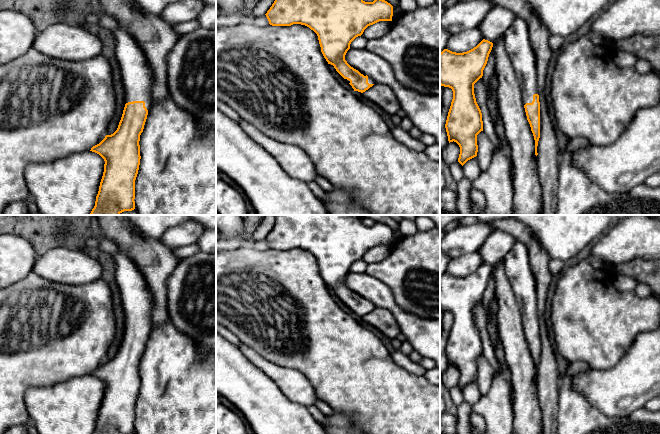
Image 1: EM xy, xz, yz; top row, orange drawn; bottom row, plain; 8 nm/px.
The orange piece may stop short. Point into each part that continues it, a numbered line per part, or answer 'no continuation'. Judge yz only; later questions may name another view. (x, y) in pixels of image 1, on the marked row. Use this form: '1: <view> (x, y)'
1: yz (516, 39)

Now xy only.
1: xy (136, 77)

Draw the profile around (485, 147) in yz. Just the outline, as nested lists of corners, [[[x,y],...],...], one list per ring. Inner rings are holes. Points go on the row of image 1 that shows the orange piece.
[[[481,131],[477,135],[477,145],[478,145],[477,159],[479,162],[481,172],[484,172],[488,169],[491,163],[494,146],[484,131]]]

